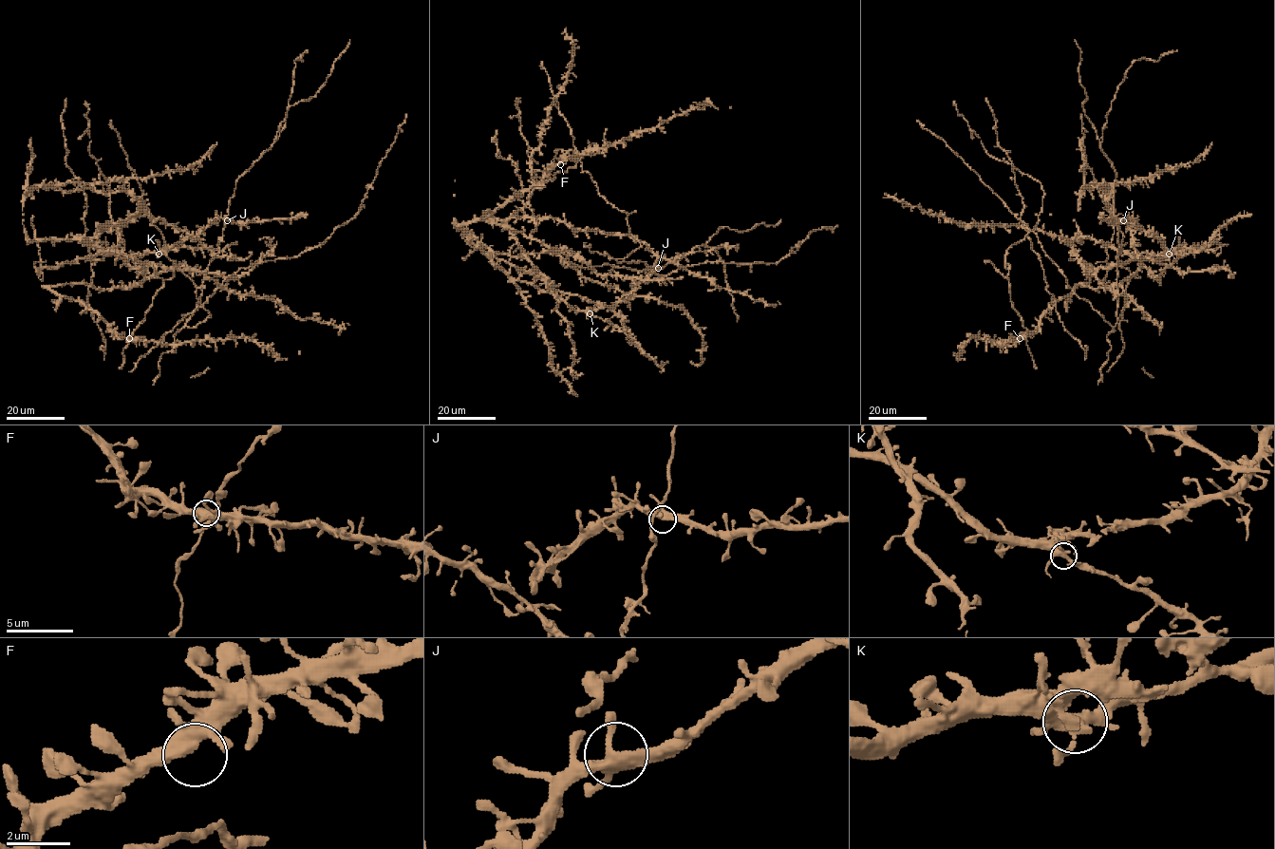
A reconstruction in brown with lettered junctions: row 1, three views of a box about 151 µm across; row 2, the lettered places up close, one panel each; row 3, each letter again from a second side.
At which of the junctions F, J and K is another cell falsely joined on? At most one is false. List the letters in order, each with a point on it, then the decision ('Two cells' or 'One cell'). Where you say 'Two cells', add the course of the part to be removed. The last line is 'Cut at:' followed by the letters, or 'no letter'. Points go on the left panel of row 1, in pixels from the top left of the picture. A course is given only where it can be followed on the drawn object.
F: Place: (129, 338). One cell
J: Place: (227, 220). One cell
K: Place: (159, 254). One cell
Cut at: no letter

